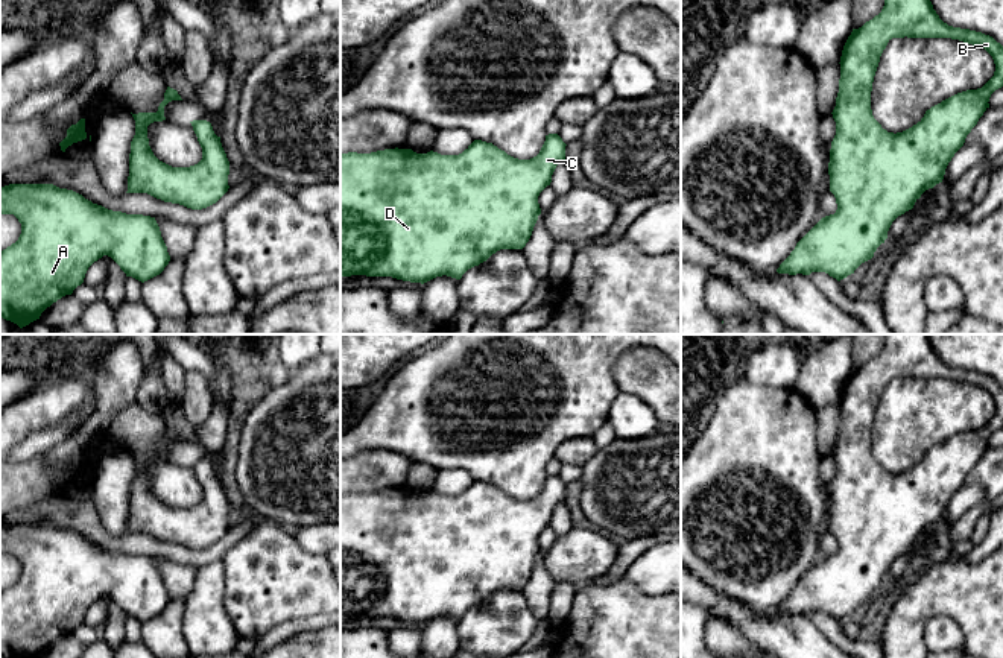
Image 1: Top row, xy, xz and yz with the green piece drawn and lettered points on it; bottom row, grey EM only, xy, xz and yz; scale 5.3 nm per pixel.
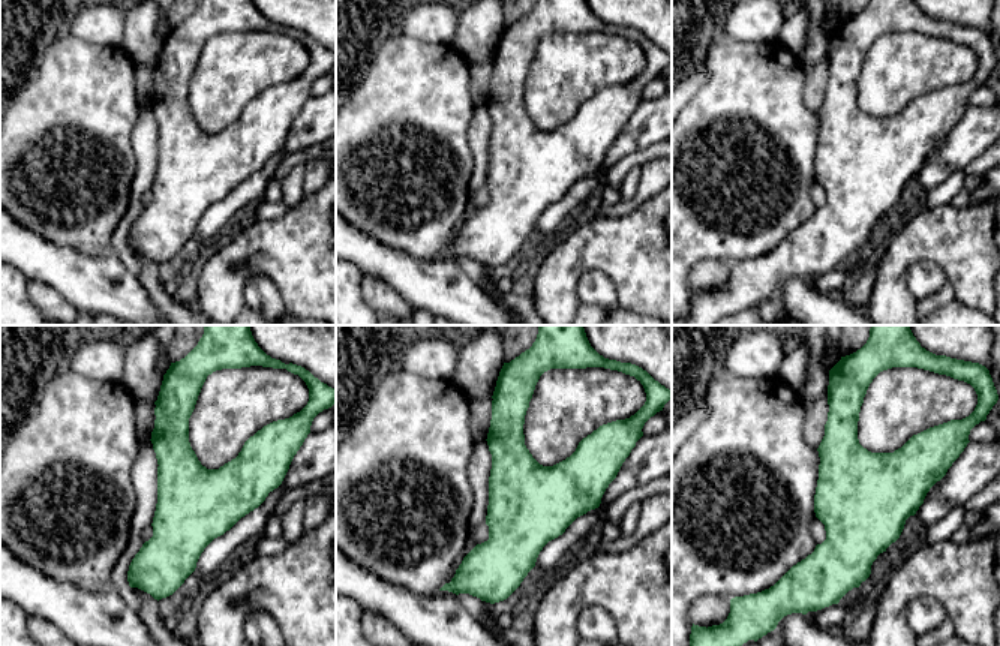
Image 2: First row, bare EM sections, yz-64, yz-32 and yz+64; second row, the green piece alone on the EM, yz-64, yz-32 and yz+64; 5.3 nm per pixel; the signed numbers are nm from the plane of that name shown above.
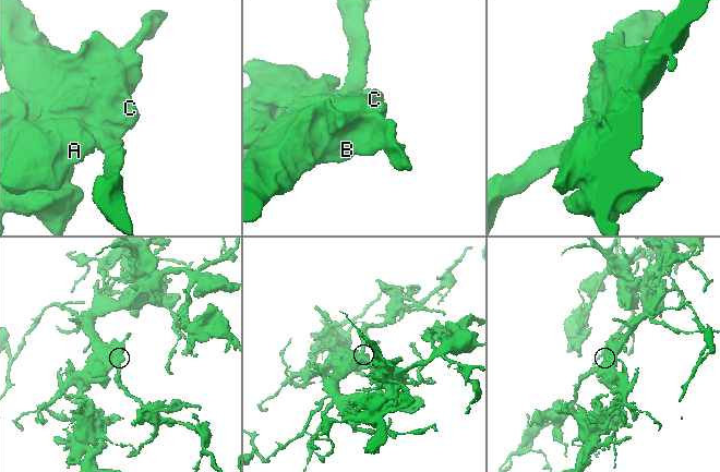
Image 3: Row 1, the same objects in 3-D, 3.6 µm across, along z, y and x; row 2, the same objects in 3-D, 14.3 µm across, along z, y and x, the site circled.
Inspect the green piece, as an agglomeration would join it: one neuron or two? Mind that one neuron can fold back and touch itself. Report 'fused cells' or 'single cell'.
single cell

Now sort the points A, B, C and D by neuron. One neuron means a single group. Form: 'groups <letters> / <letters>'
groups A B C D

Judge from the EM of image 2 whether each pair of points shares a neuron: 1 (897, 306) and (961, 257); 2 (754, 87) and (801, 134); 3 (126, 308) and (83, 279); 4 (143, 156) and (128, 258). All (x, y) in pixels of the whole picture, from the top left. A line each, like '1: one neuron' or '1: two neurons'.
1: one neuron
2: one neuron
3: one neuron
4: one neuron

